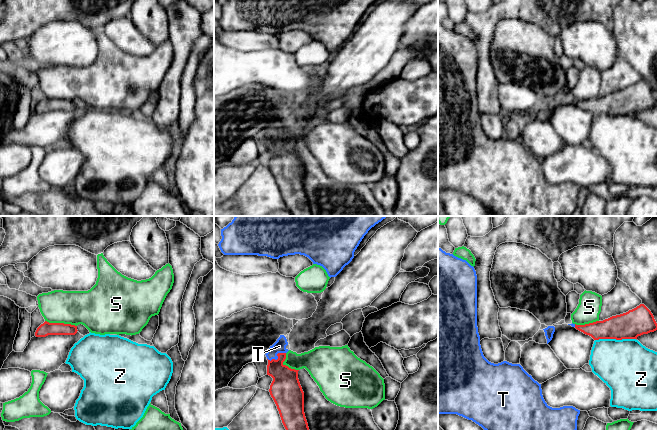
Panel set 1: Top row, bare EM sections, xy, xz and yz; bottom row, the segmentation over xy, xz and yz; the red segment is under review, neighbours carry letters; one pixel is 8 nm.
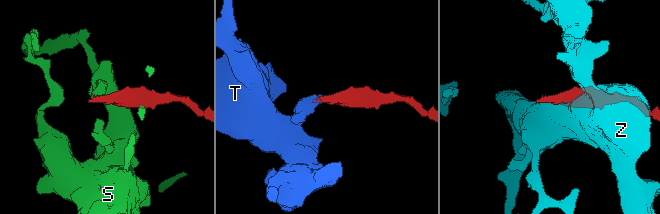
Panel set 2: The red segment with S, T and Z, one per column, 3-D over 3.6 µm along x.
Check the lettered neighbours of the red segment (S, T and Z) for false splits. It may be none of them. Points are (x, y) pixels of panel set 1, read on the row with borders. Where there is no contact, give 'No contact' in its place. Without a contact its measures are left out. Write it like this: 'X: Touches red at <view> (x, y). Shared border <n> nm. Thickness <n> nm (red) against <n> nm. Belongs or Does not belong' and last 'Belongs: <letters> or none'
S: Touches red at xy (61, 323). Shared border 260 nm. Thickness 110 nm (red) against 280 nm. Does not belong
T: Touches red at xz (278, 357). Shared border 160 nm. Thickness 240 nm (red) against 100 nm. Belongs
Z: Touches red at yz (615, 338). Shared border 320 nm. Thickness 220 nm (red) against 440 nm. Does not belong
Belongs: T

